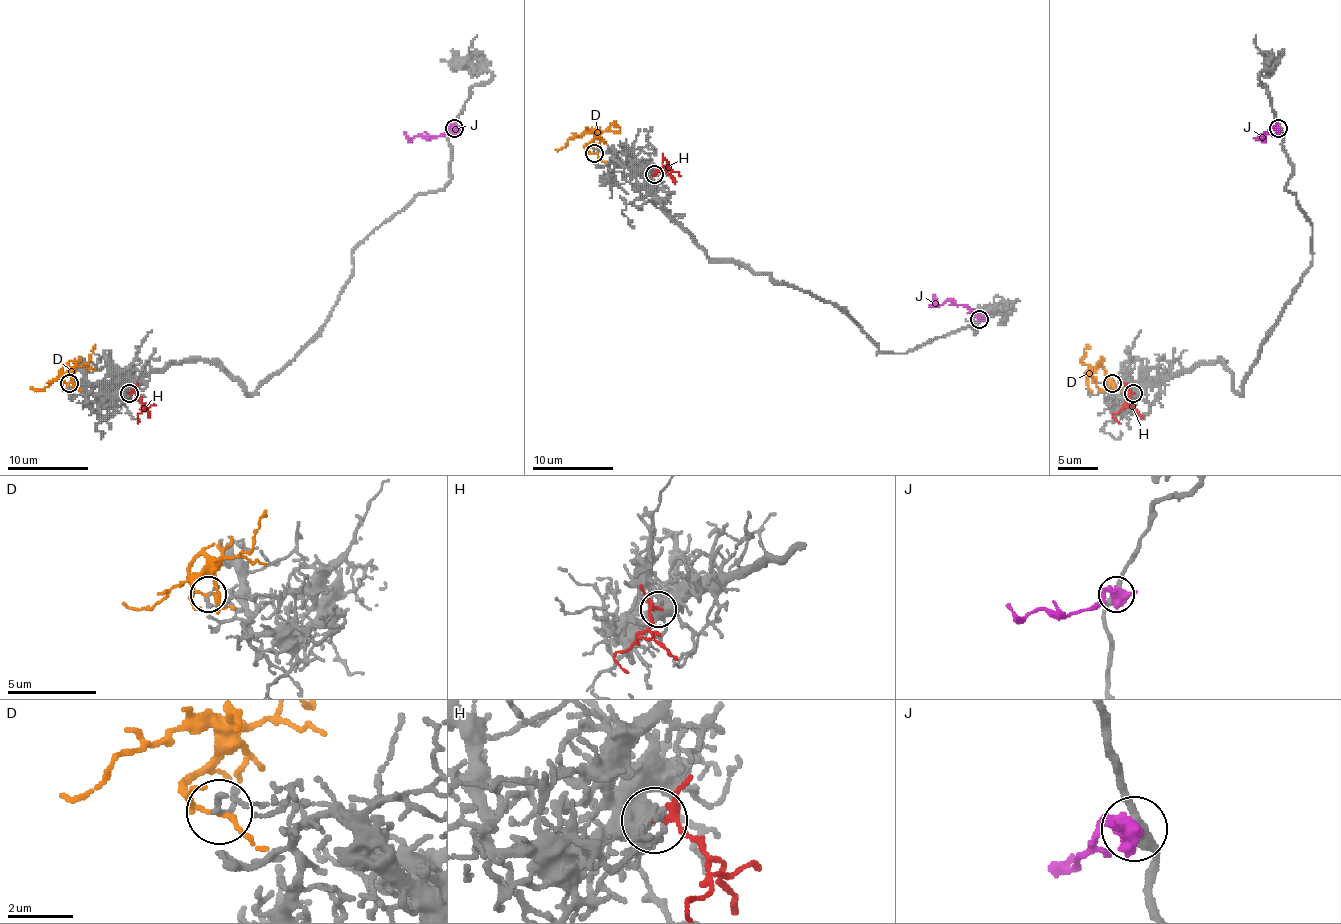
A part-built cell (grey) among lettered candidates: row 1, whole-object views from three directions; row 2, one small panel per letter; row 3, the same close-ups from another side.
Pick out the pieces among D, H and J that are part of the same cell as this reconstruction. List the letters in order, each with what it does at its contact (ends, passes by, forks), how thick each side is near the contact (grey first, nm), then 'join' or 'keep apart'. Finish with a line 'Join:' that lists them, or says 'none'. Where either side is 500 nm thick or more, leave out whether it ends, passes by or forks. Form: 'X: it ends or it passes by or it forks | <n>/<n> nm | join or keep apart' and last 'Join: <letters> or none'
D: it forks | 140/110 nm | keep apart
H: it passes by | 440/180 nm | join
J: it passes by | 320/480 nm | keep apart
Join: H

